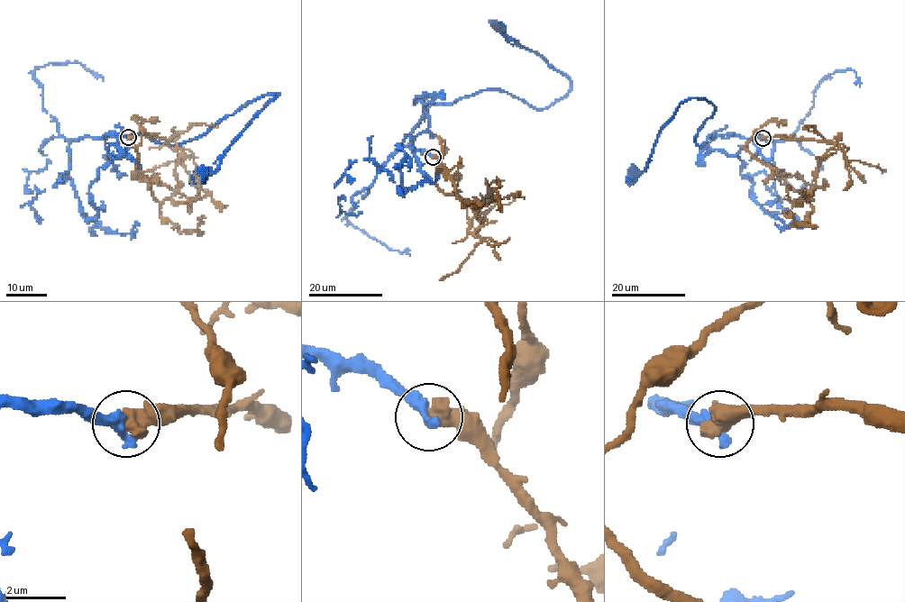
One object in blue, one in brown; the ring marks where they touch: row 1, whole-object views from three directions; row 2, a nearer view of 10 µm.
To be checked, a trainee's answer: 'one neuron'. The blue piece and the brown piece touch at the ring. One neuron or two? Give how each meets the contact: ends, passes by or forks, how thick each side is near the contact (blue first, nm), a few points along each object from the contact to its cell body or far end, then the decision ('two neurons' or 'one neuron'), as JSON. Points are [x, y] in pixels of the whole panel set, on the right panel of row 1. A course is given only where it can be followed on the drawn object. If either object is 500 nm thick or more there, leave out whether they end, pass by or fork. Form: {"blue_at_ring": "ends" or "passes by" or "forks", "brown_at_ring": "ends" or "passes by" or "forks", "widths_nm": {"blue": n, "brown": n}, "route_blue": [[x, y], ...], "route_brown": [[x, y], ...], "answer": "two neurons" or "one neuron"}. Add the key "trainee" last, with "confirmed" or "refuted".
{"widths_nm": {"blue": 480, "brown": 650}, "route_blue": [[763, 138], [709, 135], [696, 143], [715, 107], [706, 99], [686, 99], [662, 130], [647, 166], [632, 174]], "route_brown": [[763, 138], [838, 144], [818, 164], [810, 194], [799, 193], [746, 148], [770, 121], [784, 123]], "answer": "one neuron", "trainee": "confirmed"}

